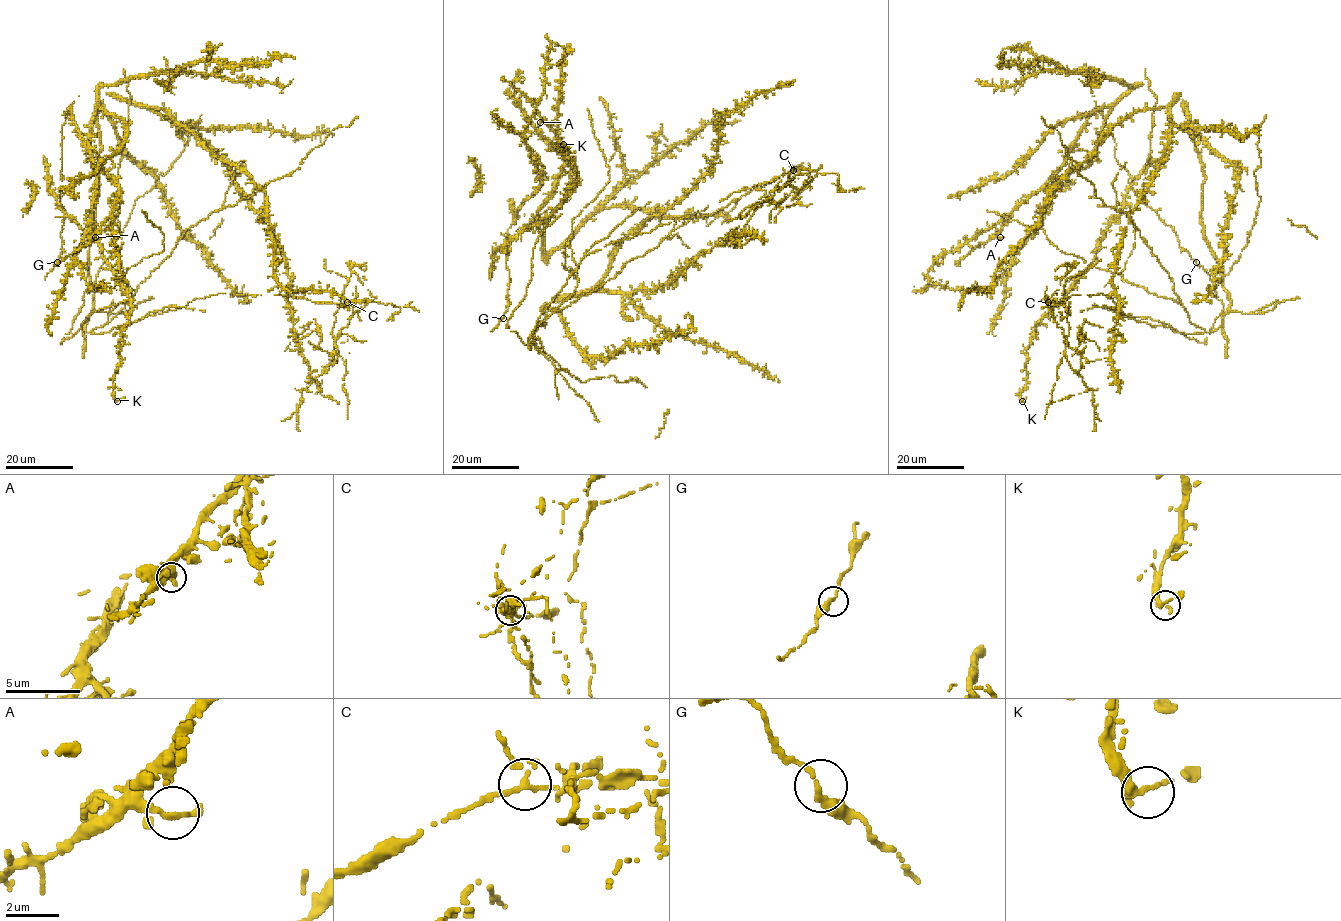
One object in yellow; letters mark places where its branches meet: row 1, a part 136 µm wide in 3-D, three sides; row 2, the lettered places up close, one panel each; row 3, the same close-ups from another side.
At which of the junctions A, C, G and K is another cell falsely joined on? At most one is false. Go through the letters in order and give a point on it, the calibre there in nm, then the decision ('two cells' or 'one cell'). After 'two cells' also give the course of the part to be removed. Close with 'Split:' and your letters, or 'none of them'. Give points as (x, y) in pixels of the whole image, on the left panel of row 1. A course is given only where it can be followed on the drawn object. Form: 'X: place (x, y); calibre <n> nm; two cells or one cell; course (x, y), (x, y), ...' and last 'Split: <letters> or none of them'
A: place (95, 237); calibre 240 nm; one cell
C: place (347, 302); calibre 240 nm; two cells; course (347, 302), (354, 314), (340, 330), (329, 368), (321, 372), (332, 357), (321, 350), (318, 330), (284, 351)
G: place (57, 262); calibre 260 nm; one cell
K: place (117, 401); calibre 260 nm; one cell
Split: C

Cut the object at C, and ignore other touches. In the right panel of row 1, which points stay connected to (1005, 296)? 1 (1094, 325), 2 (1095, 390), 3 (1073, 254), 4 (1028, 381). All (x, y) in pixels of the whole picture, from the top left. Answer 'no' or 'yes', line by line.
1: no
2: no
3: yes
4: yes

